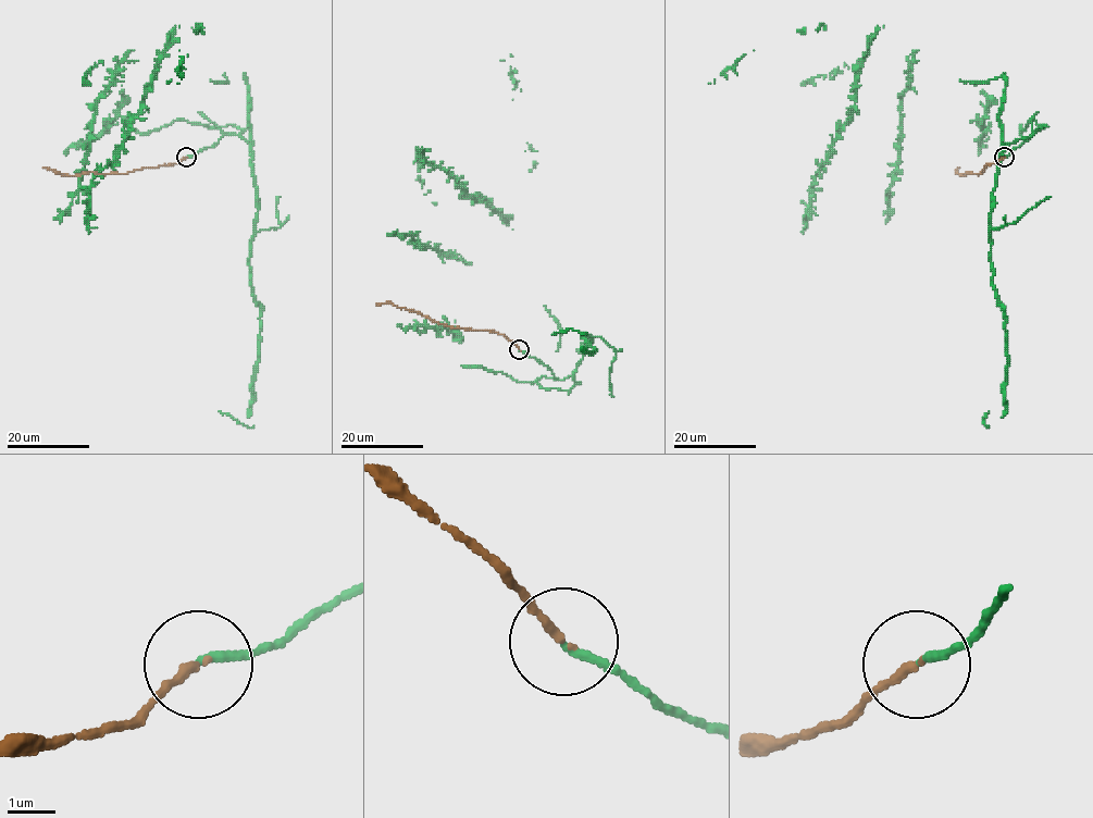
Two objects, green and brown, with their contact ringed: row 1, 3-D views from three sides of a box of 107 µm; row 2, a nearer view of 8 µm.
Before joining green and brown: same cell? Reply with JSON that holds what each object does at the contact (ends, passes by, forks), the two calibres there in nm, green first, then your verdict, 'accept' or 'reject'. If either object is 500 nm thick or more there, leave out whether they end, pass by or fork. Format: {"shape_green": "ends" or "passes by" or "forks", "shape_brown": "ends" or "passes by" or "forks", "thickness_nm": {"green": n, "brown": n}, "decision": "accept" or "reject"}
{"shape_green": "ends", "shape_brown": "ends", "thickness_nm": {"green": 160, "brown": 180}, "decision": "accept"}

